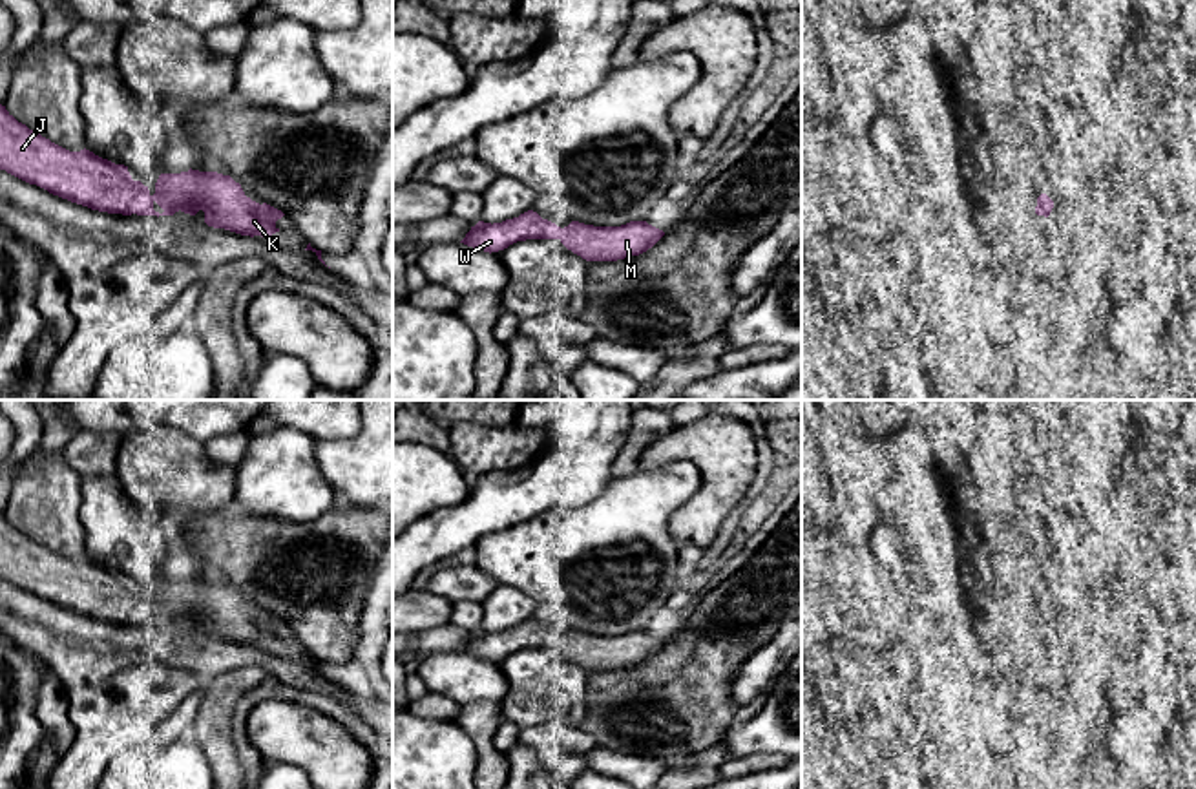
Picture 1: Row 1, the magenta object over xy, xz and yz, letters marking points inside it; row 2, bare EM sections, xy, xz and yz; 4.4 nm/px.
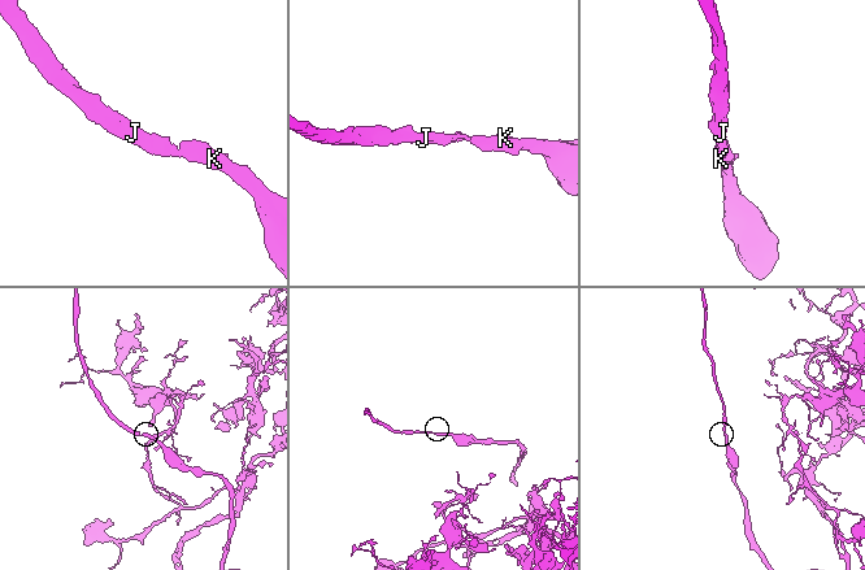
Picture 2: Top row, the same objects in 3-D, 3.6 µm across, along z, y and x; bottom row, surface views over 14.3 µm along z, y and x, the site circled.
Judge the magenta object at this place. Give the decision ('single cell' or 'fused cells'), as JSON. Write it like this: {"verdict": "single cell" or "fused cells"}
{"verdict": "single cell"}

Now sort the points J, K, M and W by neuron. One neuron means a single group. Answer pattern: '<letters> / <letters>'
J K M W

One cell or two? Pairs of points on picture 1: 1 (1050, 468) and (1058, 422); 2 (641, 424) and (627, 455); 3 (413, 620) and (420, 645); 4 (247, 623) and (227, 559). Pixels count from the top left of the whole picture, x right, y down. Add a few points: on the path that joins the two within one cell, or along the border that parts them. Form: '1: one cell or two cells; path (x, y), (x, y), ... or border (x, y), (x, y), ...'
1: two cells; border (1025, 419), (1063, 441)
2: one cell; path (641, 431), (632, 448)
3: two cells; border (448, 621), (411, 634)
4: two cells; border (216, 579), (241, 594)

